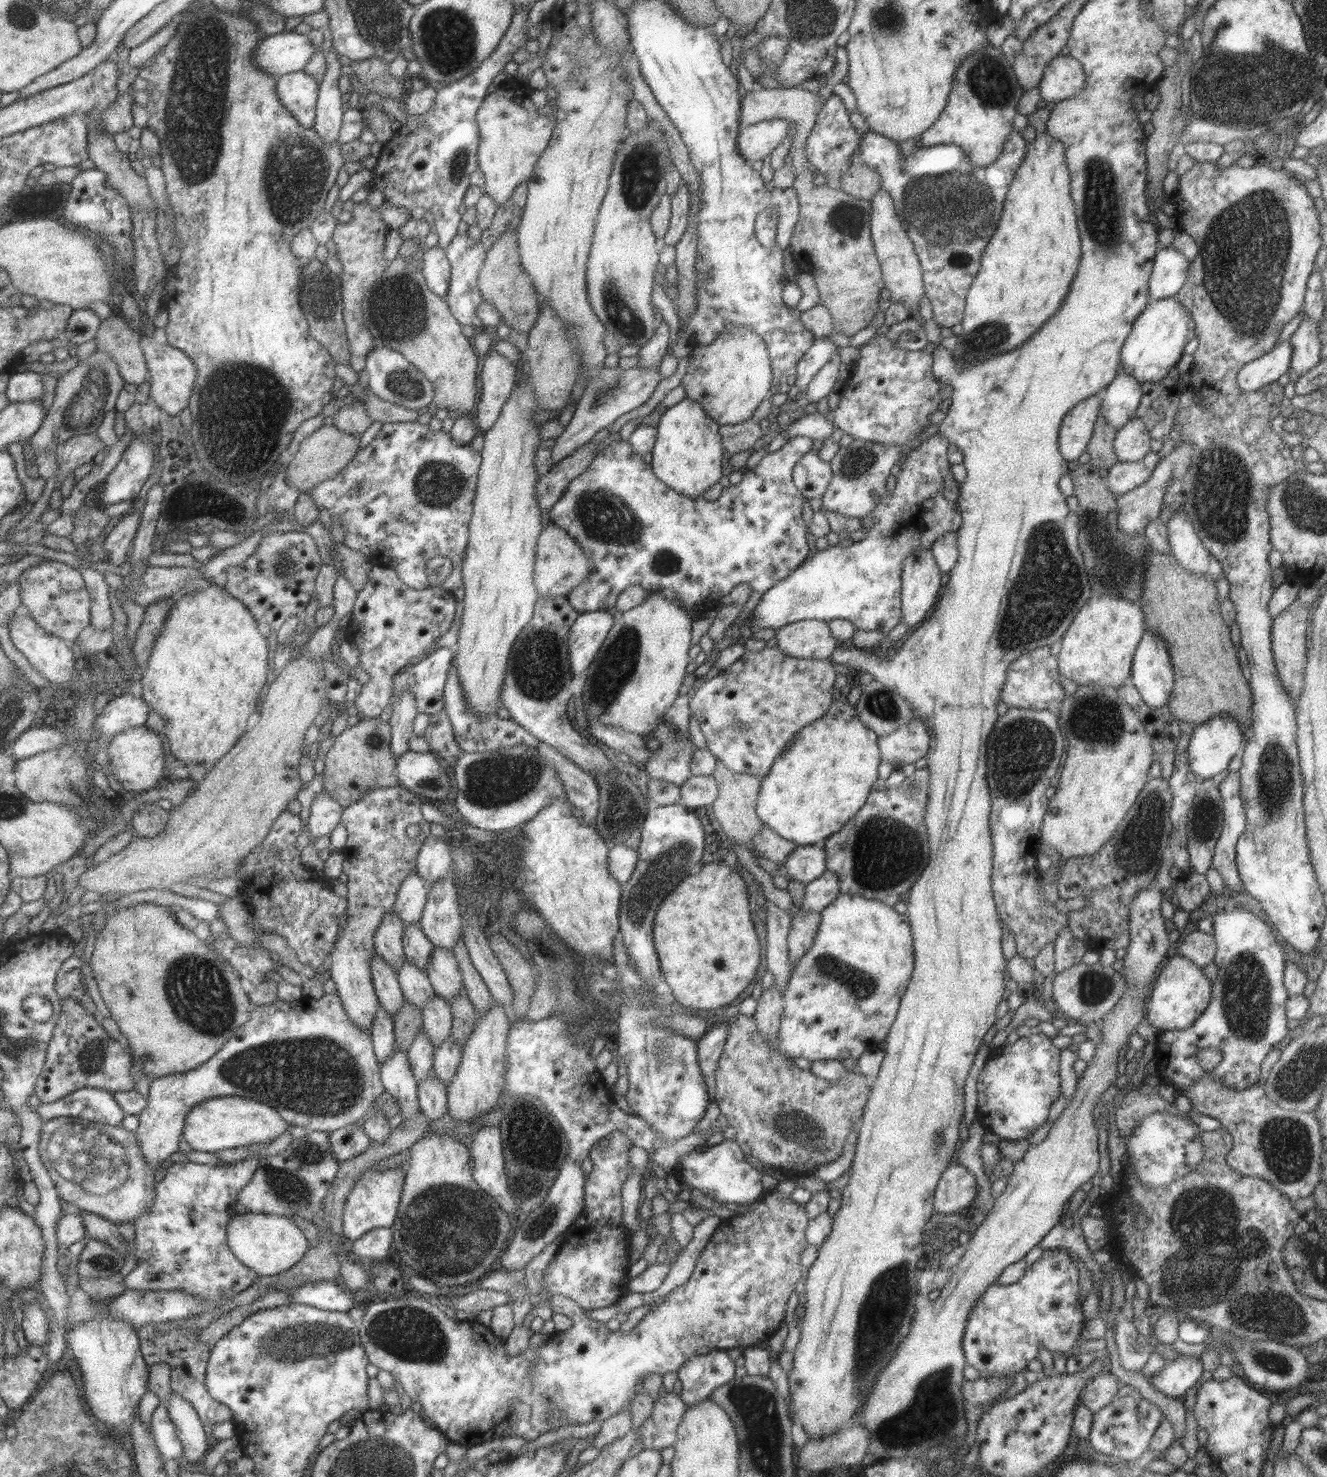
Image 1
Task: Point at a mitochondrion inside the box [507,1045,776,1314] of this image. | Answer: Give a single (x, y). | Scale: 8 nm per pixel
(542, 1224)

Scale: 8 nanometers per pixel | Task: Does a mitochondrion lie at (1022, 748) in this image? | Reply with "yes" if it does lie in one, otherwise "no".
yes

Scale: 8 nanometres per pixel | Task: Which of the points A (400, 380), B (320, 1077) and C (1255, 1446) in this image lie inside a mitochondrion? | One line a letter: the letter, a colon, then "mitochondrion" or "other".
A: mitochondrion
B: mitochondrion
C: other

